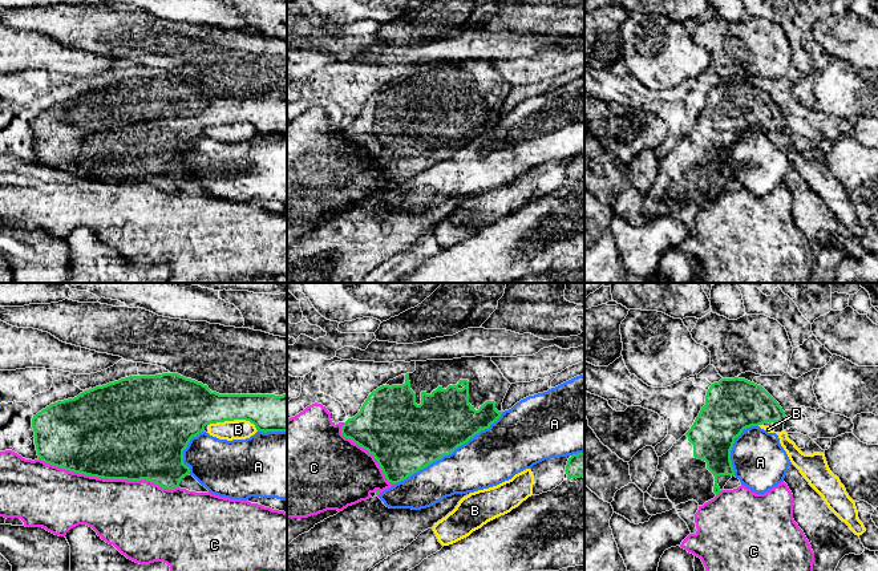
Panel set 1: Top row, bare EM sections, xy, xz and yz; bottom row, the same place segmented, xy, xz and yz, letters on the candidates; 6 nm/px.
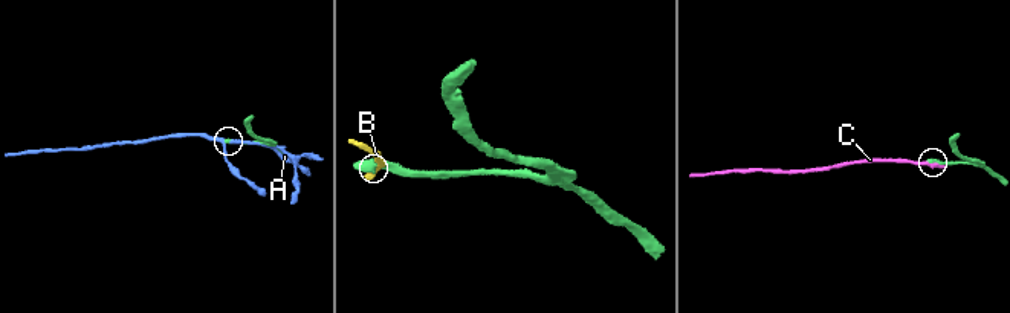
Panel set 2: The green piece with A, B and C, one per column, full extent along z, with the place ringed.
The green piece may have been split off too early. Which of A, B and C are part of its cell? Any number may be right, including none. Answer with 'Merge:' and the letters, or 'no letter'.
Merge: no letter

